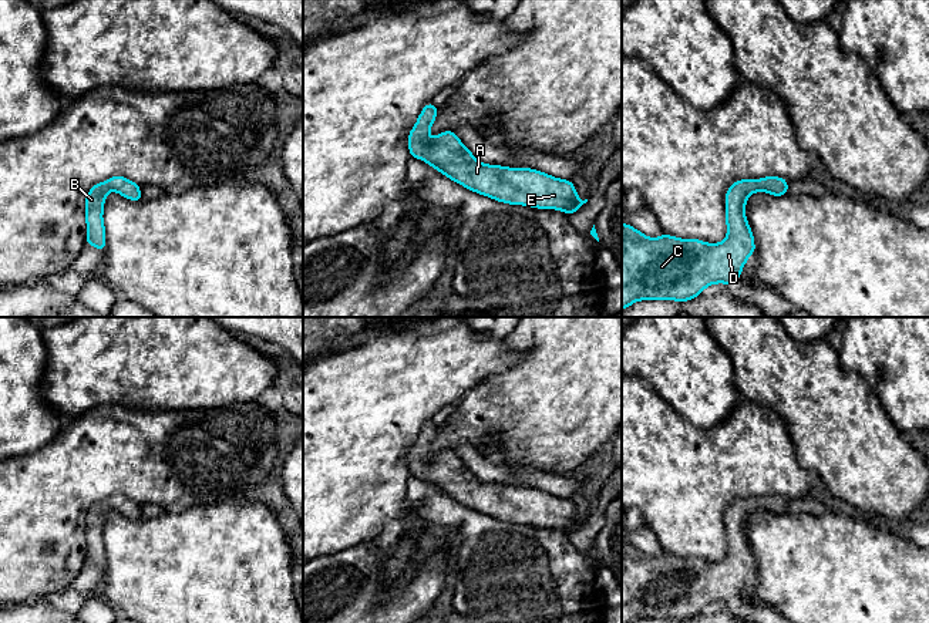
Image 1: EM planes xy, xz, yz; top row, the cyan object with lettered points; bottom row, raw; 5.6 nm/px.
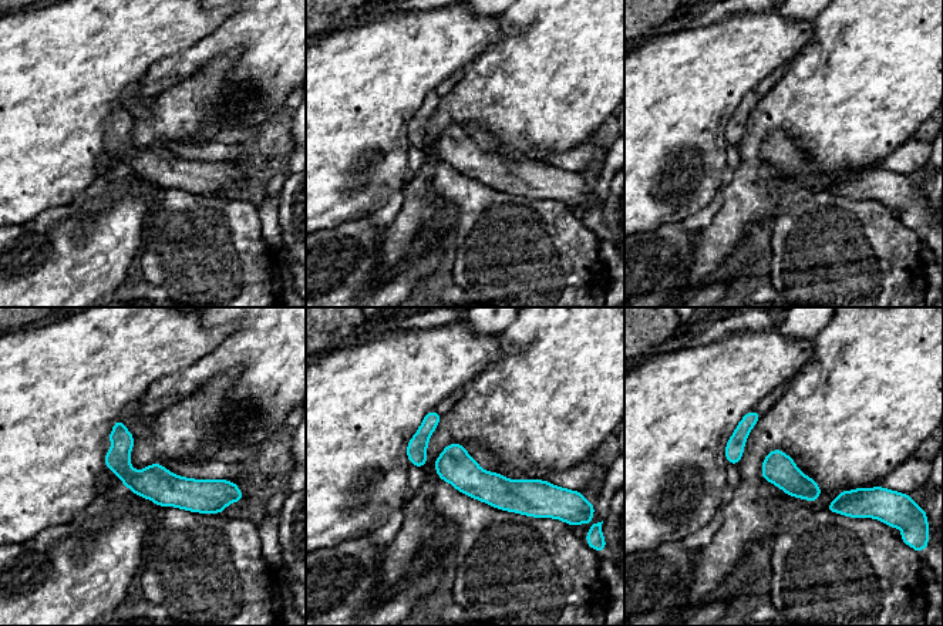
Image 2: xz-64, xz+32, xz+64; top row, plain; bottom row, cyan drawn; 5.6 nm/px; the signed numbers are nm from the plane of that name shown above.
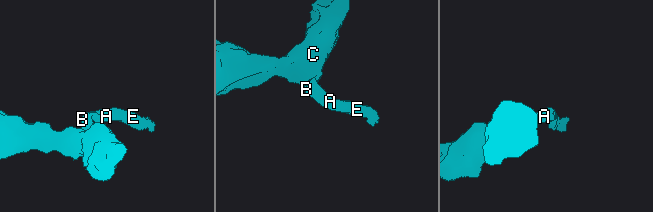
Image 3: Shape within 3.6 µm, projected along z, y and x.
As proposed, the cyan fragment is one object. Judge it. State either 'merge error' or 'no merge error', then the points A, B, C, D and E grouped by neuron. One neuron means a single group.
no merge error | A B C D E

